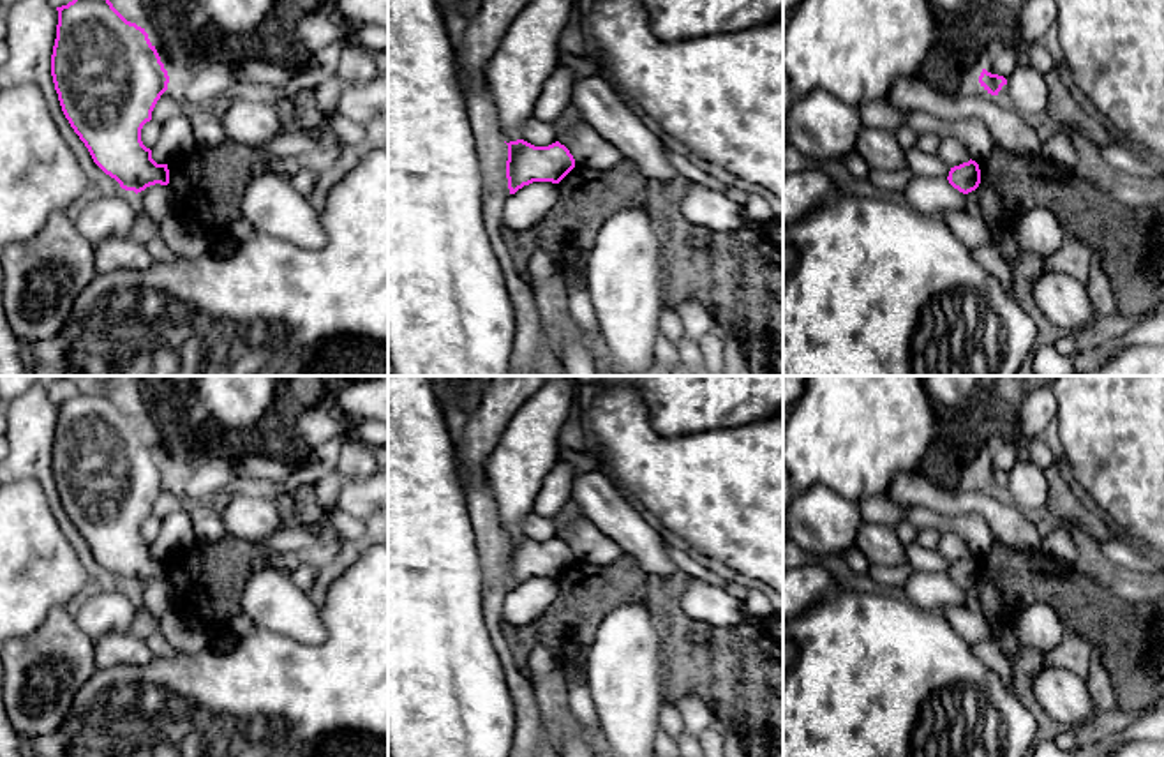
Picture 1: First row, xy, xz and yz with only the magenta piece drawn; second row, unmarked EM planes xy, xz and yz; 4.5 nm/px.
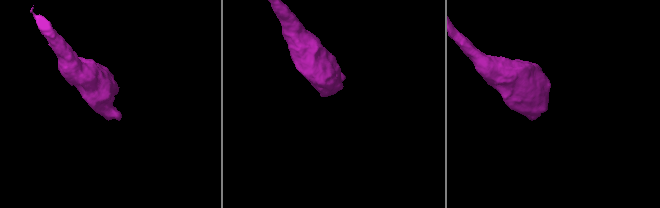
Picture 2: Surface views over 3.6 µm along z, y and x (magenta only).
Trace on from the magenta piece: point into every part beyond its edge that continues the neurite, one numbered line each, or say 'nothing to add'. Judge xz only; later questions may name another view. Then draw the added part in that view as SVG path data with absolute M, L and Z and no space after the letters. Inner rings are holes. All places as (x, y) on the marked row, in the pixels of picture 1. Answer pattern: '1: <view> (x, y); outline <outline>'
nothing to add

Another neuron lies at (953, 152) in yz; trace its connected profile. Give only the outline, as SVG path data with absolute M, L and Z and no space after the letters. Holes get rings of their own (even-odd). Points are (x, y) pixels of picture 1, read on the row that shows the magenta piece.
M942 138L936 157L951 168L970 161L966 146L956 138Z

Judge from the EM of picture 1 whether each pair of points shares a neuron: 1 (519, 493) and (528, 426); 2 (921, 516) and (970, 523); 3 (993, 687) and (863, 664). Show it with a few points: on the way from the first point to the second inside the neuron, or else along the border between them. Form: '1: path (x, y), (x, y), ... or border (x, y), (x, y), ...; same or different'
1: path (519, 477), (519, 463), (528, 450), (528, 442); same
2: path (933, 521), (958, 523); same
3: path (962, 666), (895, 664); same

